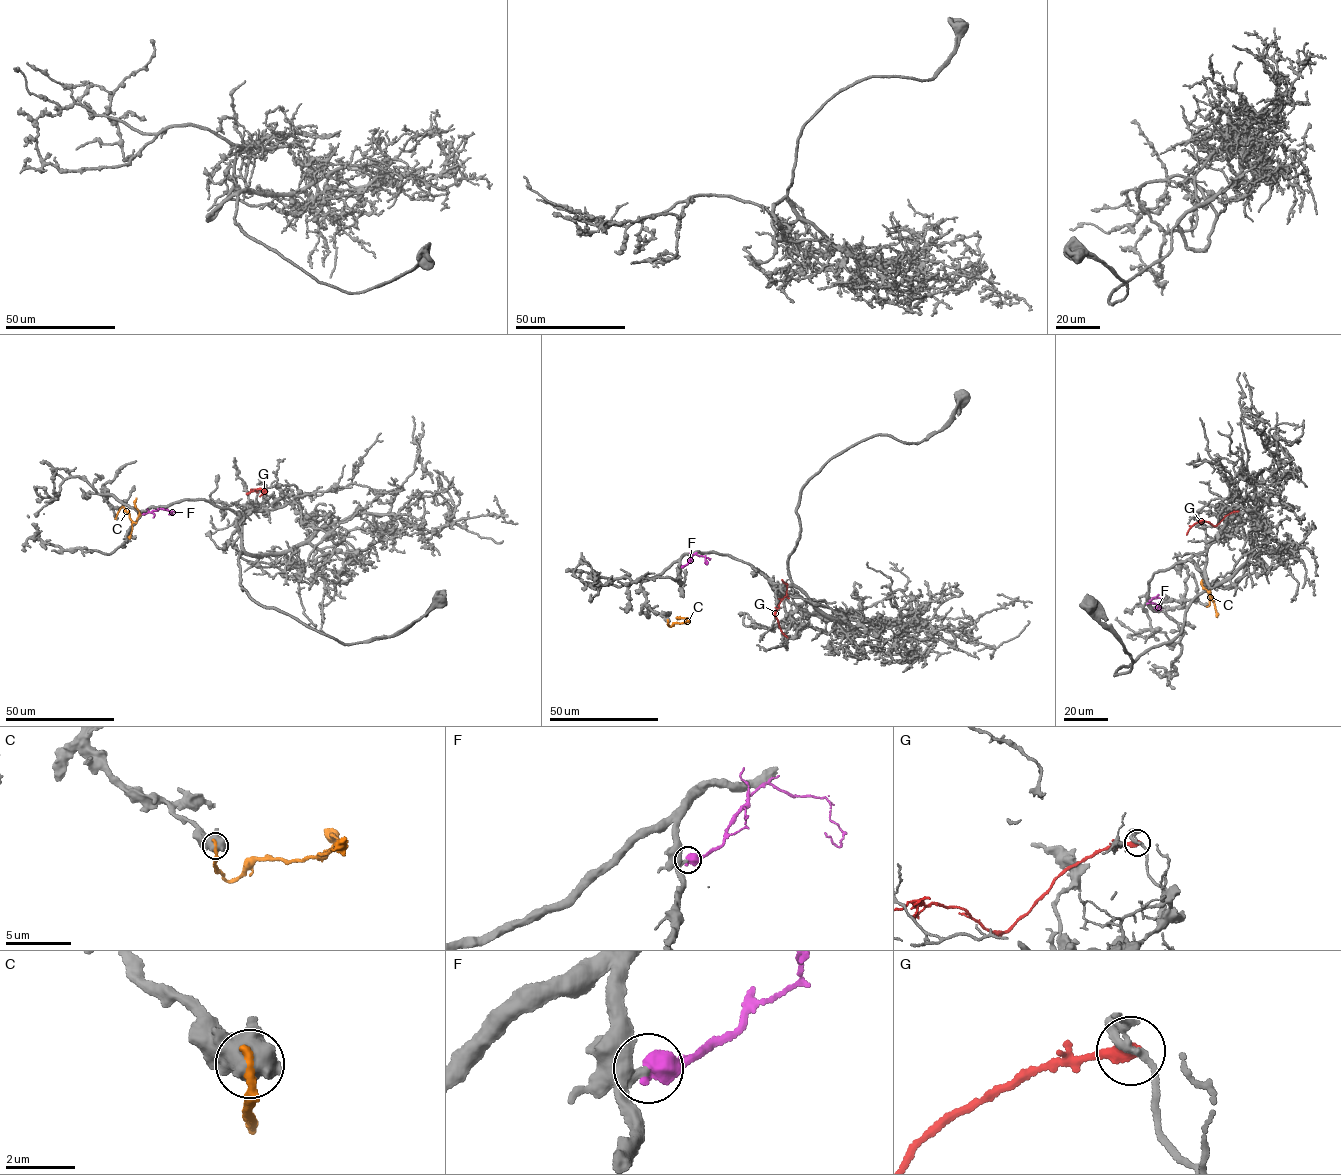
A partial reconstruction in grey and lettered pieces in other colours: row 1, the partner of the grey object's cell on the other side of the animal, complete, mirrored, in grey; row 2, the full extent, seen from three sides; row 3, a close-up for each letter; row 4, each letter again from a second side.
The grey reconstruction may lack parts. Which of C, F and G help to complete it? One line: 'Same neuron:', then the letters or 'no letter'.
Same neuron: no letter

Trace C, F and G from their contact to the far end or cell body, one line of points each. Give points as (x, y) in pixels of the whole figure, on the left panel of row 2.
C: (115, 518), (123, 507), (132, 521), (137, 521), (139, 512), (136, 498)
F: (143, 513), (162, 508), (171, 511), (172, 514), (169, 514)
G: (257, 492), (253, 489), (247, 494), (257, 488), (264, 489), (266, 493), (260, 496)

